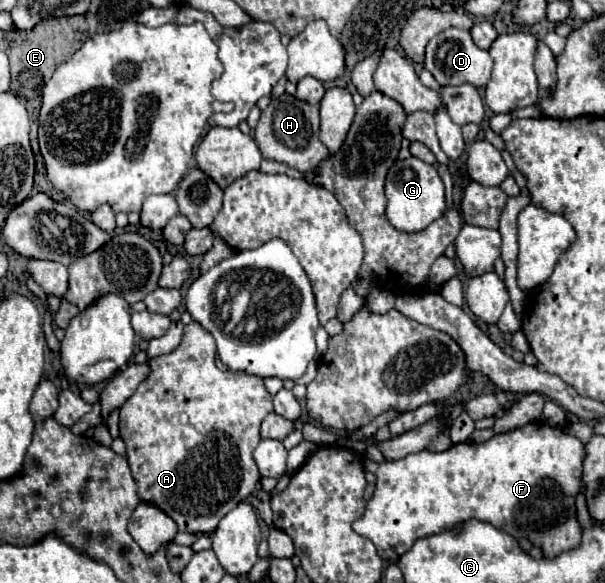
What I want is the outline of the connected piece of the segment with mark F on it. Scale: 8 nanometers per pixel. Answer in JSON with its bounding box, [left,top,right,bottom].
[352,422,584,562]

